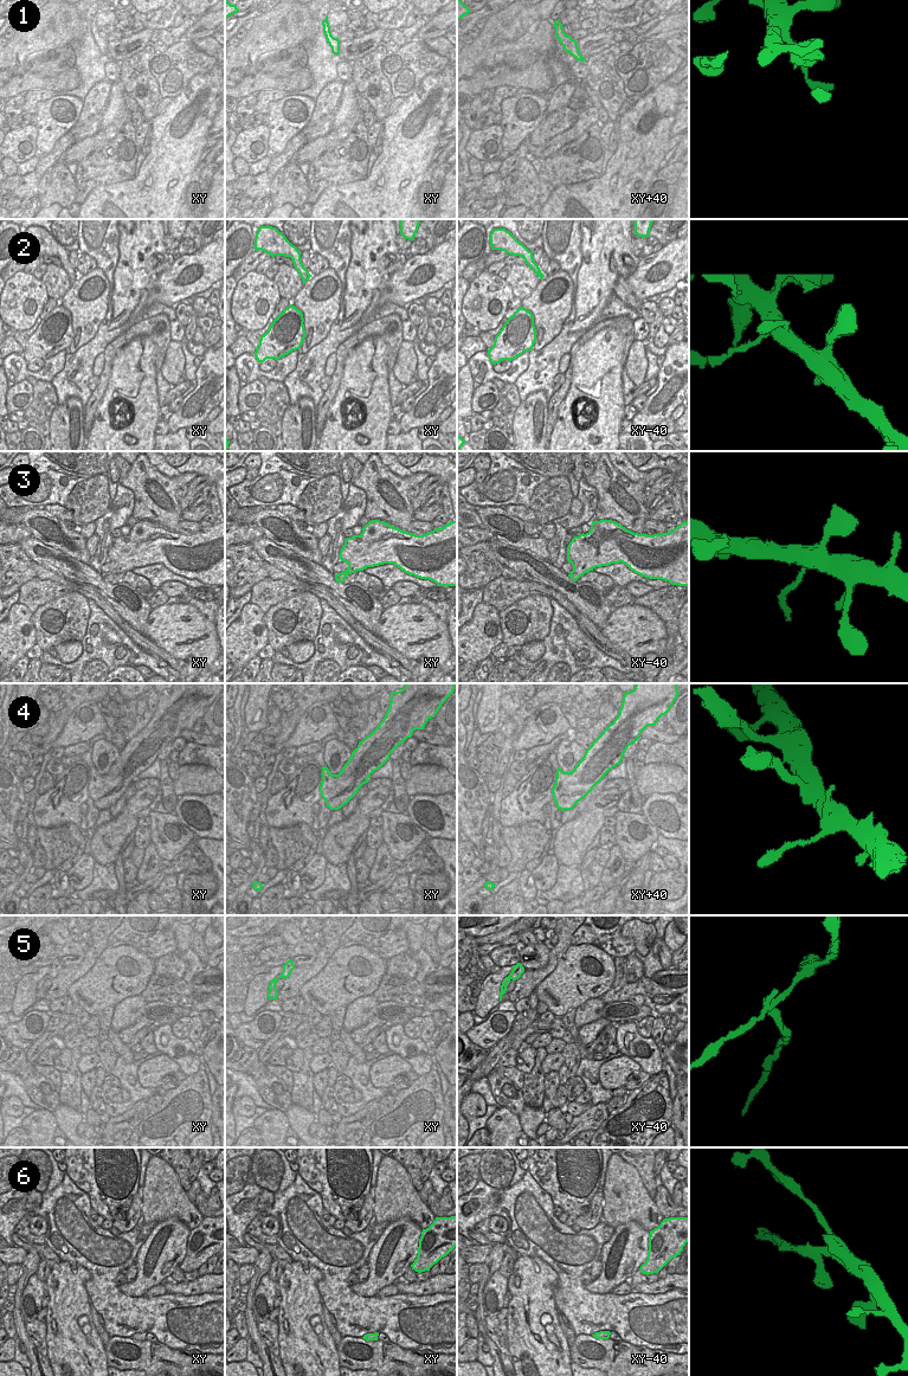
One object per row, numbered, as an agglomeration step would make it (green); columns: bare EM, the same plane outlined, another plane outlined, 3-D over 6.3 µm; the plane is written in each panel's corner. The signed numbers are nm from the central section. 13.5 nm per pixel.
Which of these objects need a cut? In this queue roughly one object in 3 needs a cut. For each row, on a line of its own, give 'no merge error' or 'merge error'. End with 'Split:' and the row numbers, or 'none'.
1: no merge error
2: no merge error
3: merge error
4: no merge error
5: merge error
6: no merge error
Split: 3, 5

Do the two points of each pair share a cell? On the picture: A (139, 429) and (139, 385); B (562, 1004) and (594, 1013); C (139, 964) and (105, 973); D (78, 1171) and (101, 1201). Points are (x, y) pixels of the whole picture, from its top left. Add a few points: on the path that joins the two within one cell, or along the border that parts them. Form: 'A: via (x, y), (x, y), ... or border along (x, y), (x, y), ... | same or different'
A: via (139, 418), (139, 396) | same
B: border along (599, 996), (591, 997), (575, 1008) | different
C: via (130, 970), (114, 973) | same
D: via (85, 1178), (98, 1194) | same

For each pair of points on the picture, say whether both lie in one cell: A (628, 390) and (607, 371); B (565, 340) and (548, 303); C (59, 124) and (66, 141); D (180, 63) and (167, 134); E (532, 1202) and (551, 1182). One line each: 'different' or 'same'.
A: different
B: different
C: different
D: different
E: different

